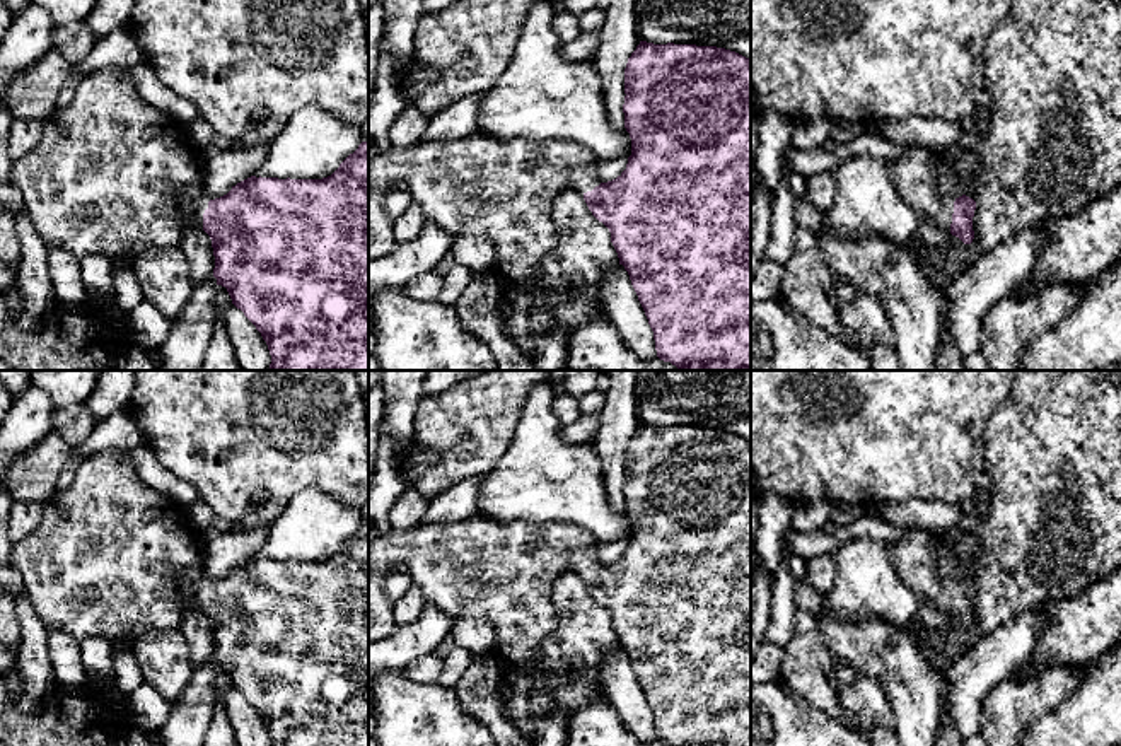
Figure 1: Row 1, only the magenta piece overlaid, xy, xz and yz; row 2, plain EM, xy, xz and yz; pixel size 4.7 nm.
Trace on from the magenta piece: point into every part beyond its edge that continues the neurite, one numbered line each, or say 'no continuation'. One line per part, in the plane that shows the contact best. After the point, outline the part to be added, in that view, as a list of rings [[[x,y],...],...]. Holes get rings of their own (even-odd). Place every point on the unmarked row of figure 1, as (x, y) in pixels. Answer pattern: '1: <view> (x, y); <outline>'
1: yz (915, 560); [[[915,527],[894,543],[889,551],[899,577],[916,594],[921,606],[932,606],[950,615],[955,580],[937,575],[937,548],[942,538]]]

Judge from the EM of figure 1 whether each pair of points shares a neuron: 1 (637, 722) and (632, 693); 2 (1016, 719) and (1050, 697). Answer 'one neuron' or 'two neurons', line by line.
1: one neuron
2: one neuron

